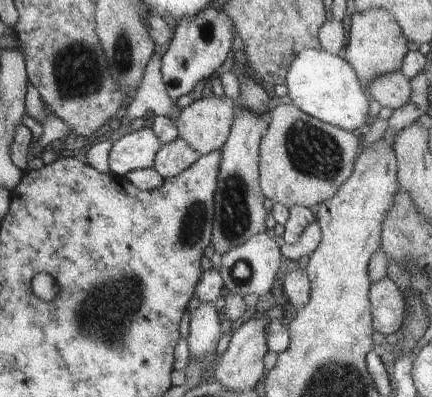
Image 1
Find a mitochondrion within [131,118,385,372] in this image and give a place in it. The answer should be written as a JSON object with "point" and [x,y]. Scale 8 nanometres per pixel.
{"point":[312,152]}

